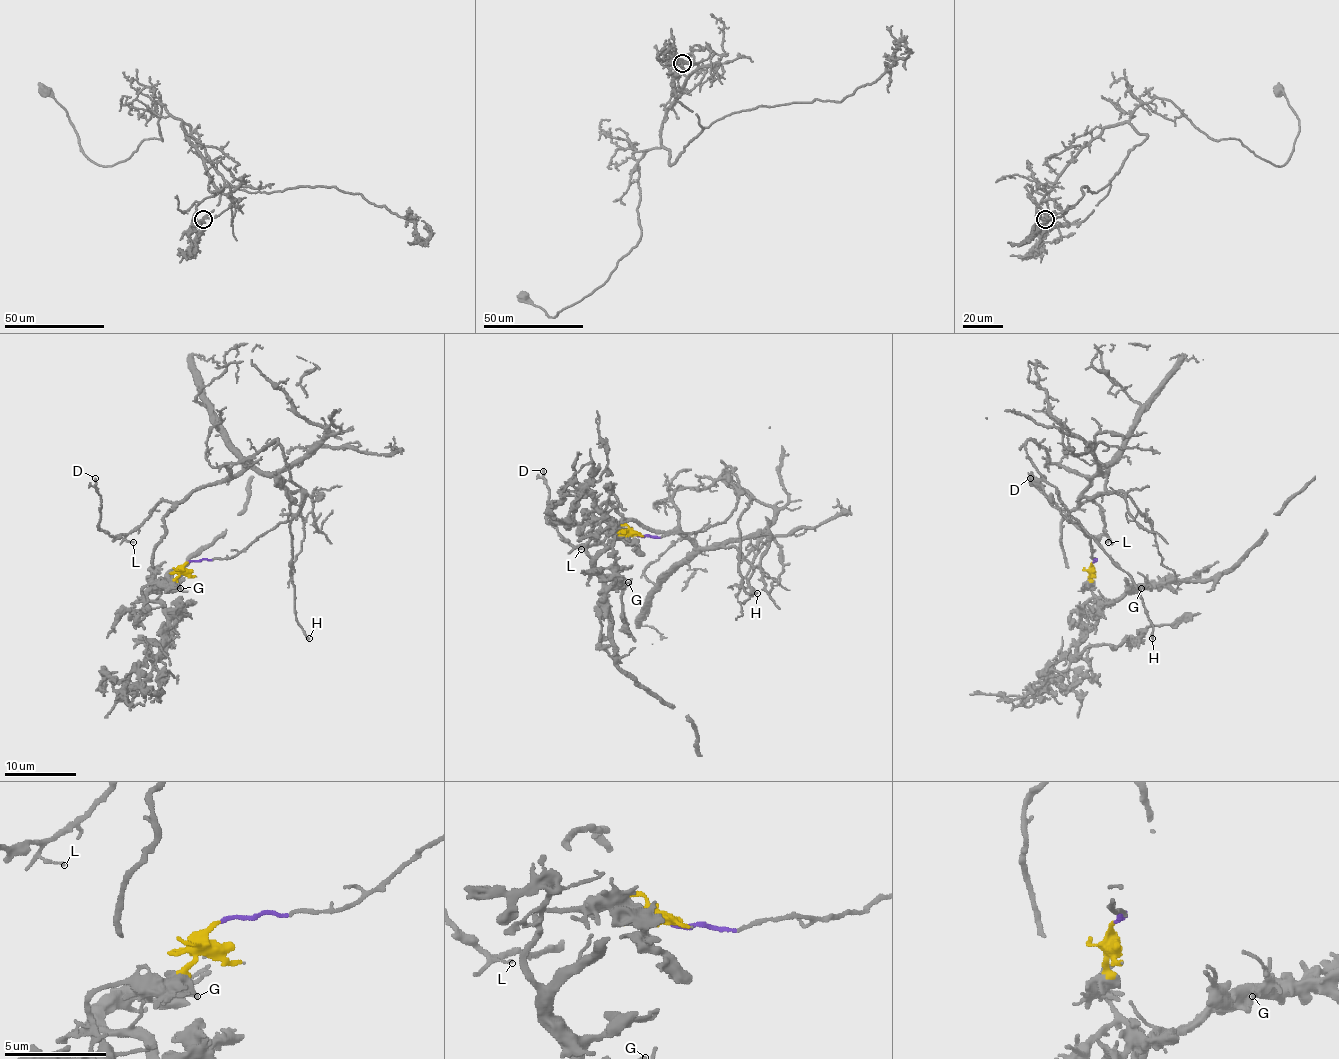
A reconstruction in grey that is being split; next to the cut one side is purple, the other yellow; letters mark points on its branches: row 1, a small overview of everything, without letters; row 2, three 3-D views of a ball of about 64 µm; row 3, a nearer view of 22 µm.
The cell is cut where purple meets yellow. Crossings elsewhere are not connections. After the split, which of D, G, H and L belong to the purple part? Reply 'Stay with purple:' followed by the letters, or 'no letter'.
Stay with purple: D, H, L

